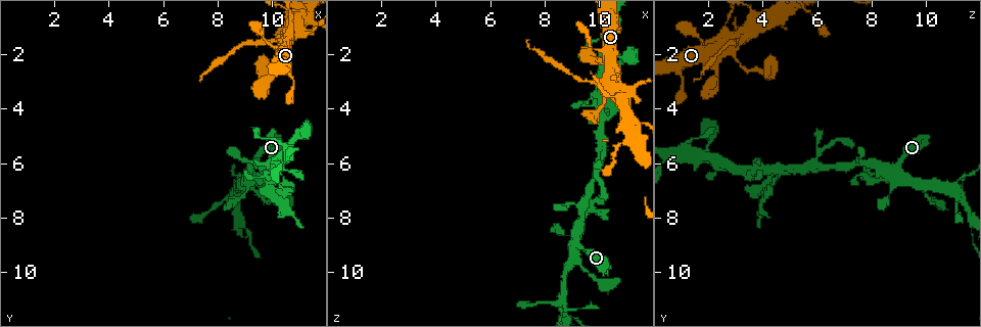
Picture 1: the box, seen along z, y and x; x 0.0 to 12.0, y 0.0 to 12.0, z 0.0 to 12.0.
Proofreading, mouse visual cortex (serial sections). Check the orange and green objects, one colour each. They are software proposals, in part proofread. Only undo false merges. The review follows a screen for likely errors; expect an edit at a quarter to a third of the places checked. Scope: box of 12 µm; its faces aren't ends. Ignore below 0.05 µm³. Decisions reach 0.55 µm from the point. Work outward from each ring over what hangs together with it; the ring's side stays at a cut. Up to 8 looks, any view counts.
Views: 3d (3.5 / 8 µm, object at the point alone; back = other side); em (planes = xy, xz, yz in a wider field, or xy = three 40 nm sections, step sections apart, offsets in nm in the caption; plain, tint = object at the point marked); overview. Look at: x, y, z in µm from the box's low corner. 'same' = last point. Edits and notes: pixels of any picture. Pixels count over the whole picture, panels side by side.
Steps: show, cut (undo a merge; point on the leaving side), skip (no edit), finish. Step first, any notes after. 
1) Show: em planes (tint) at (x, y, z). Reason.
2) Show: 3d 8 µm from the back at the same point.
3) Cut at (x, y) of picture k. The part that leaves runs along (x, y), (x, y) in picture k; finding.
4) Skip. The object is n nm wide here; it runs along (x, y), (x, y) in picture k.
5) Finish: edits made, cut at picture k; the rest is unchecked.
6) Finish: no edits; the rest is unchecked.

Show: 3d 8 µm at (9.1, 6.3, 8.8). Arms run side by side.

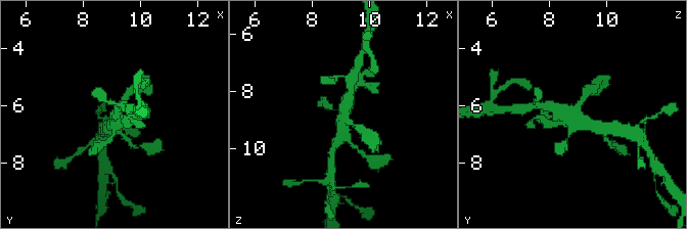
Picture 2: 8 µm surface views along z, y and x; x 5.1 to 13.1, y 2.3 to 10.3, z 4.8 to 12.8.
Show: 3d 3.5 µm at (9.1, 6.3, 8.8).

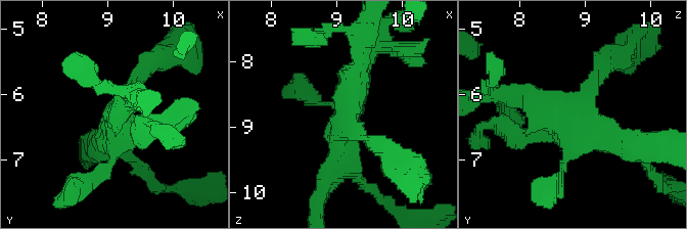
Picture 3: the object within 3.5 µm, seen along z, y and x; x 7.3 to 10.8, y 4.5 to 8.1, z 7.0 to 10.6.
Show: em xy step 3 (tint) at (9.15, 6.30, 8.75). Shape alone is not enough.

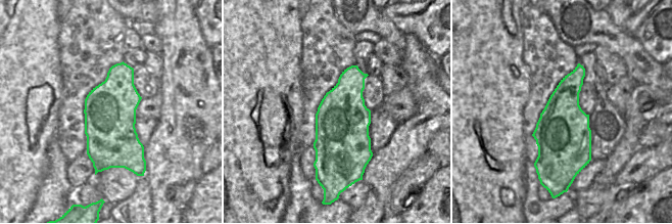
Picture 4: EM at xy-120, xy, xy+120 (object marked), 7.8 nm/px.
Skip. The object is 420 nm wide here; it runs along (605, 64), (570, 115), (510, 99) in picture 3; continuous, no second cell.

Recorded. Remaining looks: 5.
Show: 3d 8 µm at (8.7, 7.1, 11.0). Four arms meet.

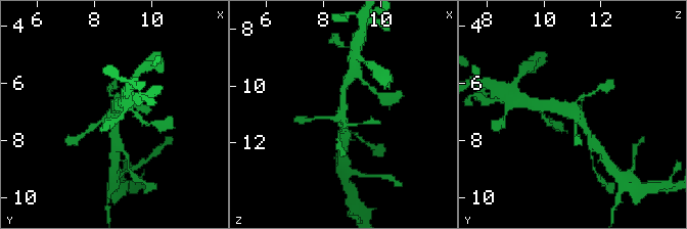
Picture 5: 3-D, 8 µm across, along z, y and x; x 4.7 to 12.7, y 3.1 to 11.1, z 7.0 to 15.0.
Show: em xy step 3 (tint) at (8.7, 7.0, 11.0). 4 arms meet here; the arms are 150, 150, 250, 250 nm wide; shape alone is not enough.

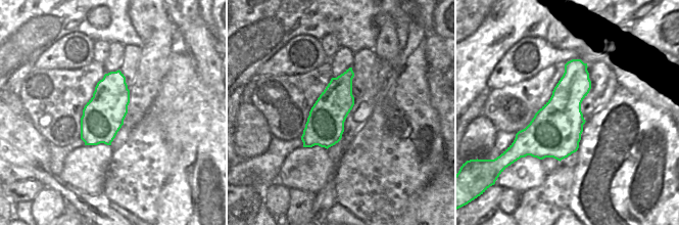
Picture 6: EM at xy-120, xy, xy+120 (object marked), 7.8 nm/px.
Skip. It runs along (544, 106), (569, 110), (590, 135) in picture 5; all the same cell.

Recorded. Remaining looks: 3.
Show: 3d 3.5 µm from the back at (10.2, 1.5, 3.0). Looks like a crossing.

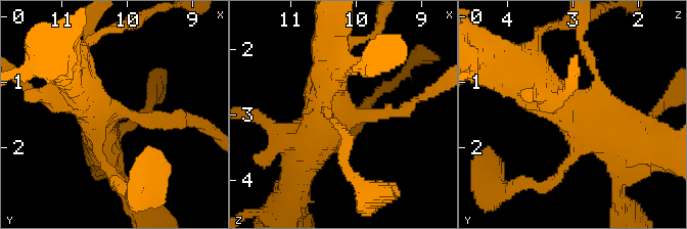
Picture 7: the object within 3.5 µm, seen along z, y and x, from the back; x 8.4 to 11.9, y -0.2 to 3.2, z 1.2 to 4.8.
Show: em xy step 1 (tint) at (10.20, 1.50, 3.00).

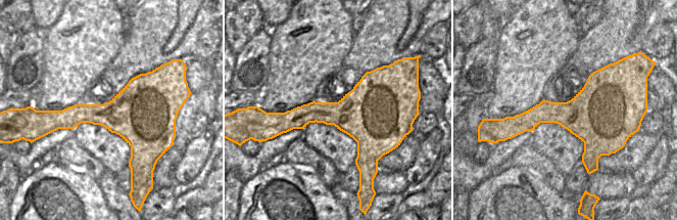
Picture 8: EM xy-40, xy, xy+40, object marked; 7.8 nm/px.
Cut at (166, 116) of picture 7. The part that leaves runs along (133, 115), (192, 118), (212, 131) in picture 7; two cells meet here.

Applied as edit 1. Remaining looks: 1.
Finish: edits made, cut at picture 7; the rest is unchecked.

